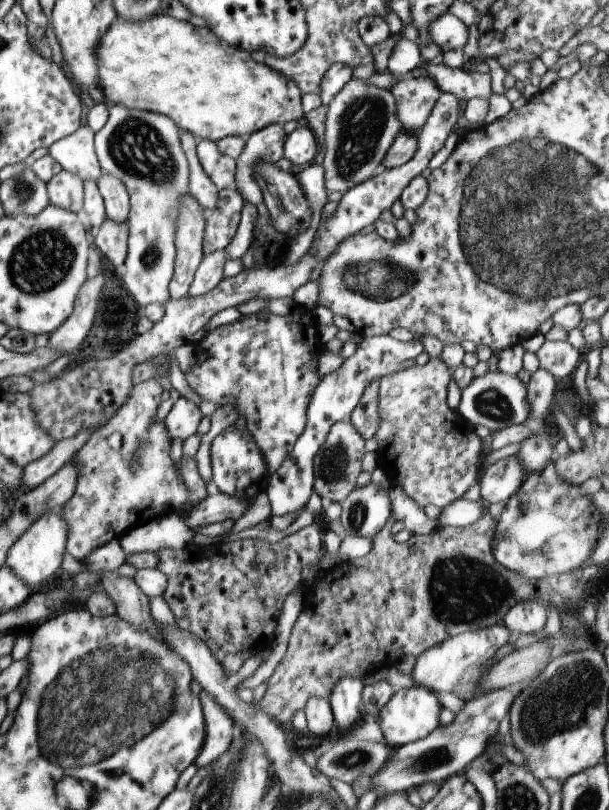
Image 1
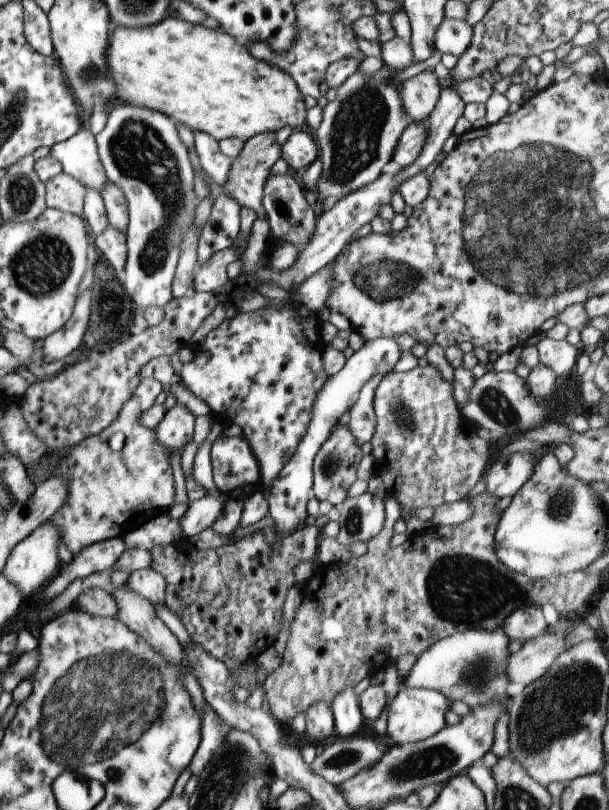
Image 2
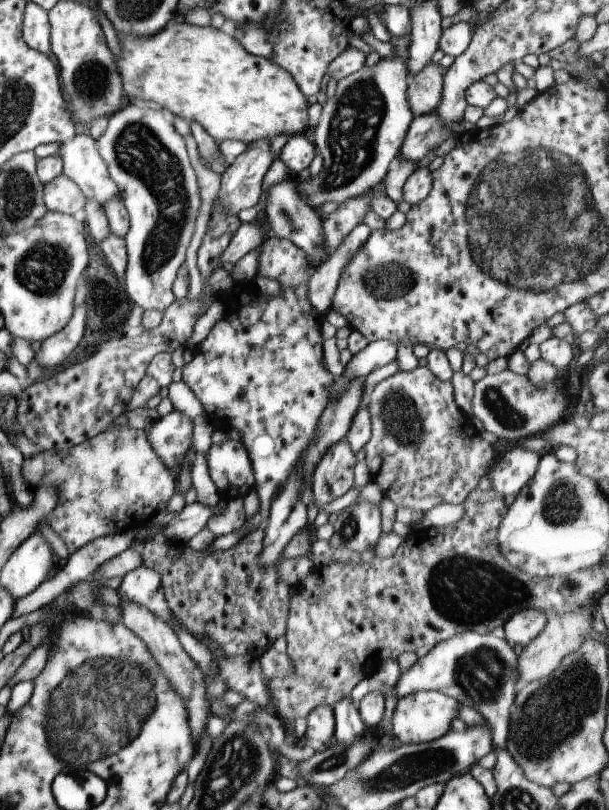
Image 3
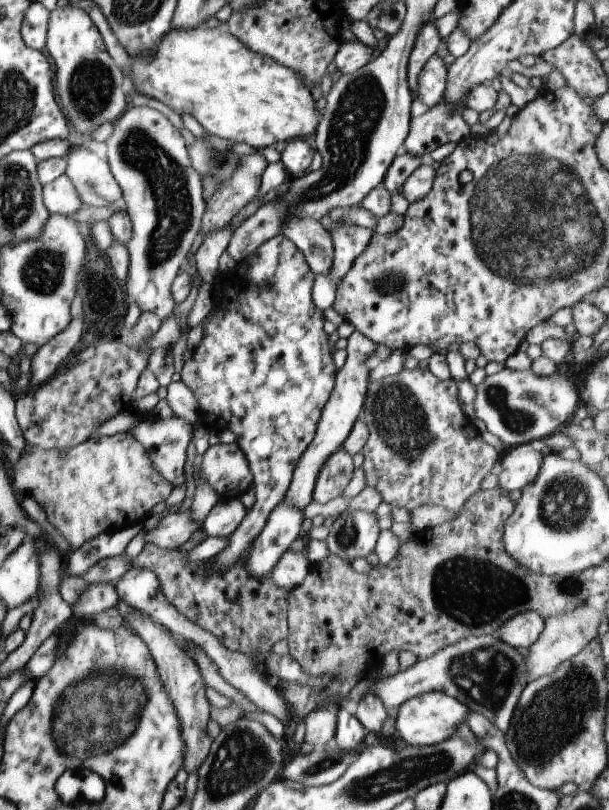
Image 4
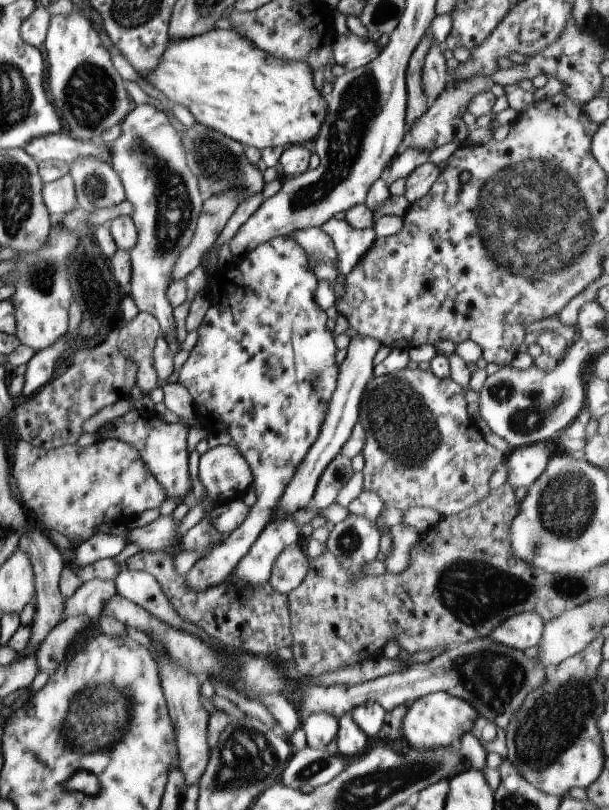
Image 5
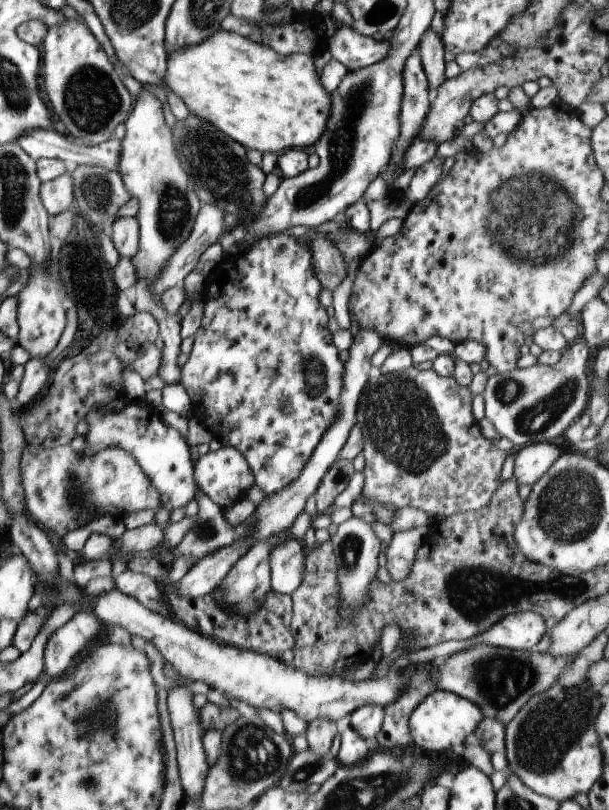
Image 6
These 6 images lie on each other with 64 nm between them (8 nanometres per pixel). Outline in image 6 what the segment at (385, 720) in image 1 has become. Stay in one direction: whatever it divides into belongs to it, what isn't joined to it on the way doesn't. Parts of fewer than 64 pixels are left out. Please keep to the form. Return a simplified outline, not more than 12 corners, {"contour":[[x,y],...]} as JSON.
{"contour":[[433,691],[407,724],[415,749],[458,758],[483,714]]}

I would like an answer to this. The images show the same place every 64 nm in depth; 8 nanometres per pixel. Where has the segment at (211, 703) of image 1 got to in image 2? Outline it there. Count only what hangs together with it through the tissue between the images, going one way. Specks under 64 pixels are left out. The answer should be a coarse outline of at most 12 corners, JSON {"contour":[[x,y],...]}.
{"contour":[[207,704],[200,717],[195,754],[187,766],[194,776],[223,744],[227,729]]}

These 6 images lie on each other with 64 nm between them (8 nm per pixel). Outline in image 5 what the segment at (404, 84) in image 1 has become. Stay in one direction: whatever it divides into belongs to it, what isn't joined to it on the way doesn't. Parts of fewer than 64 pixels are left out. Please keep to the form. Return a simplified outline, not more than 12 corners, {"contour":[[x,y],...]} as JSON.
{"contour":[[433,42],[421,69],[423,94],[430,104],[449,81],[441,47]]}

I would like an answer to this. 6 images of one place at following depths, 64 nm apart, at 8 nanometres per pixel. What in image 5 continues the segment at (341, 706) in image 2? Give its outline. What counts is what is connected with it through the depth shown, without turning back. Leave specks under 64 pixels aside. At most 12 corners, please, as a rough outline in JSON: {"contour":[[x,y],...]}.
{"contour":[[350,713],[338,720],[335,744],[341,758],[366,751],[367,737]]}

